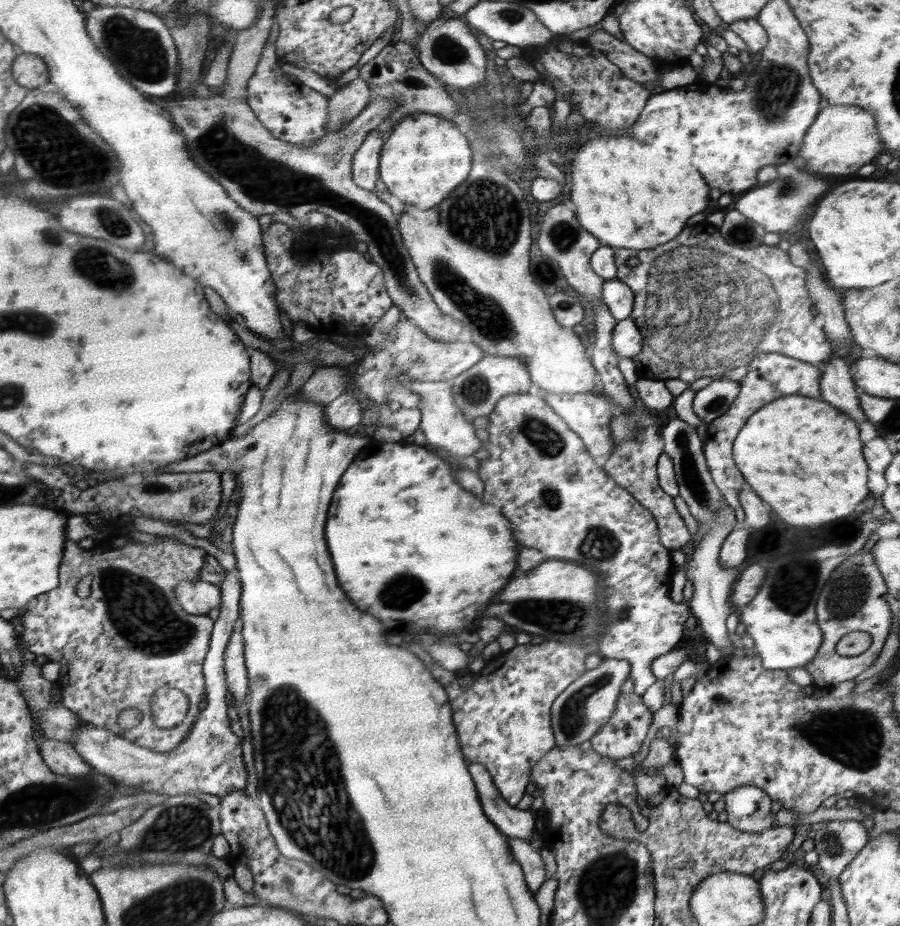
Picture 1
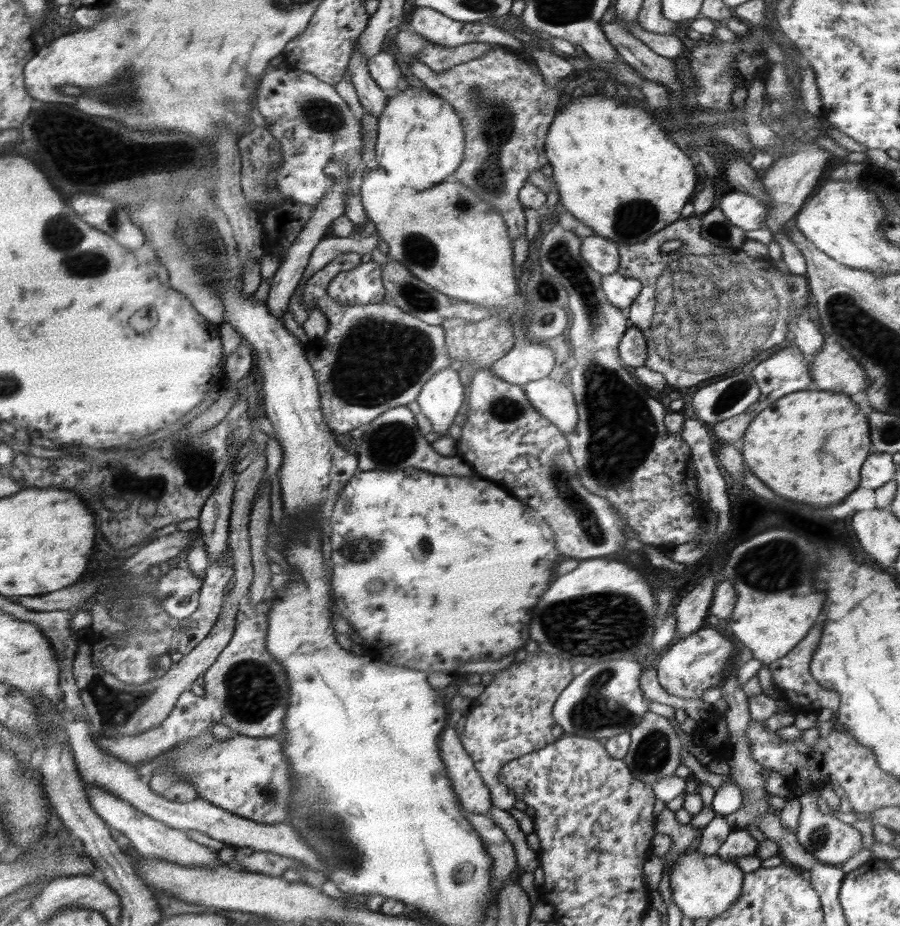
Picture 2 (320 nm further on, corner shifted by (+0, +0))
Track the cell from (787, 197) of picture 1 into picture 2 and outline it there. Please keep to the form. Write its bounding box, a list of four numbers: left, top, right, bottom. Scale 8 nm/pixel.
[720,191,768,230]

